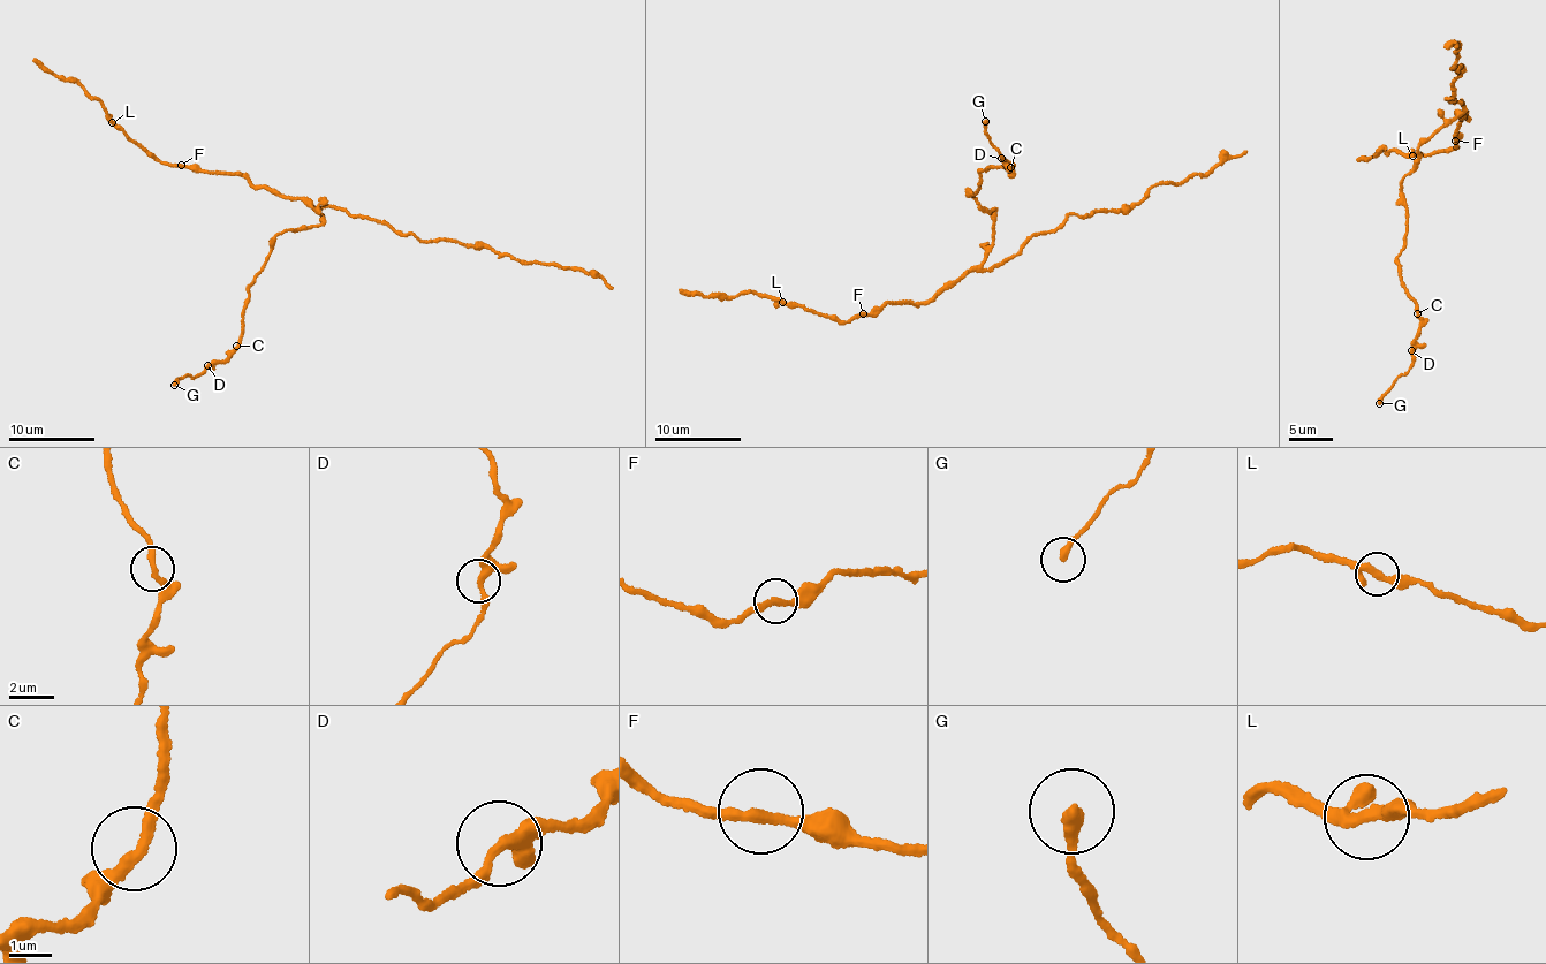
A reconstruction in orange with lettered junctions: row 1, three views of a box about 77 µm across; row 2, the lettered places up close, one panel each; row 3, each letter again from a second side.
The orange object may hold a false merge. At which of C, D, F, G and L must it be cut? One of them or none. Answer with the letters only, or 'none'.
none

